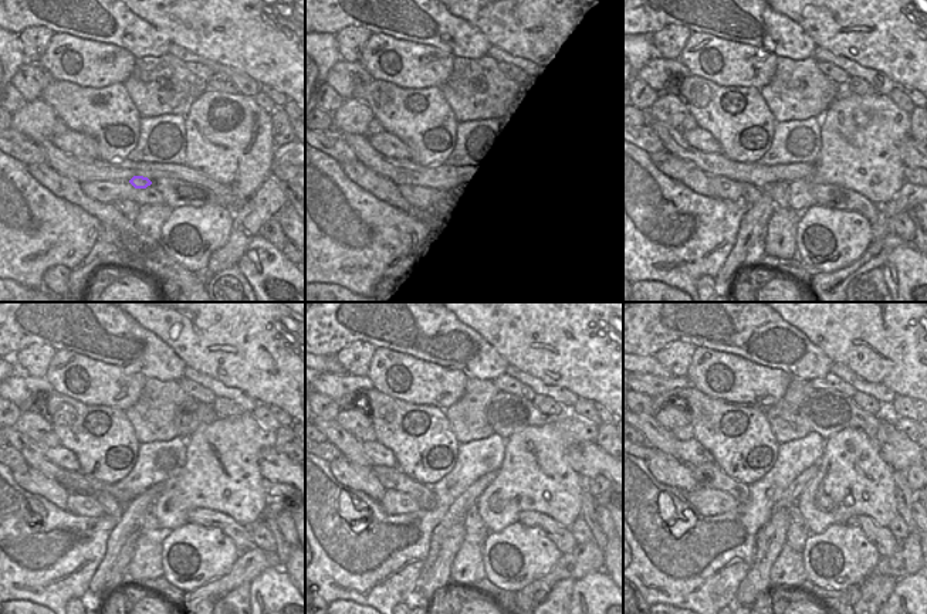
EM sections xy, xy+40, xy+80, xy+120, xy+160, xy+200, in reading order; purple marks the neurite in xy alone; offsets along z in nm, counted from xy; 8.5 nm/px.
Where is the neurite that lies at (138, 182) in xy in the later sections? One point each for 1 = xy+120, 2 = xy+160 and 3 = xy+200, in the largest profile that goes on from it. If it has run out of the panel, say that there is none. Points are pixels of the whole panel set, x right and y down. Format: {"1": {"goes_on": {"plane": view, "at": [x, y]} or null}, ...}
{"1": {"goes_on": {"plane": "xy+120", "at": [149, 521]}}, "2": {"goes_on": {"plane": "xy+160", "at": [473, 523]}}, "3": {"goes_on": {"plane": "xy+200", "at": [798, 532]}}}

